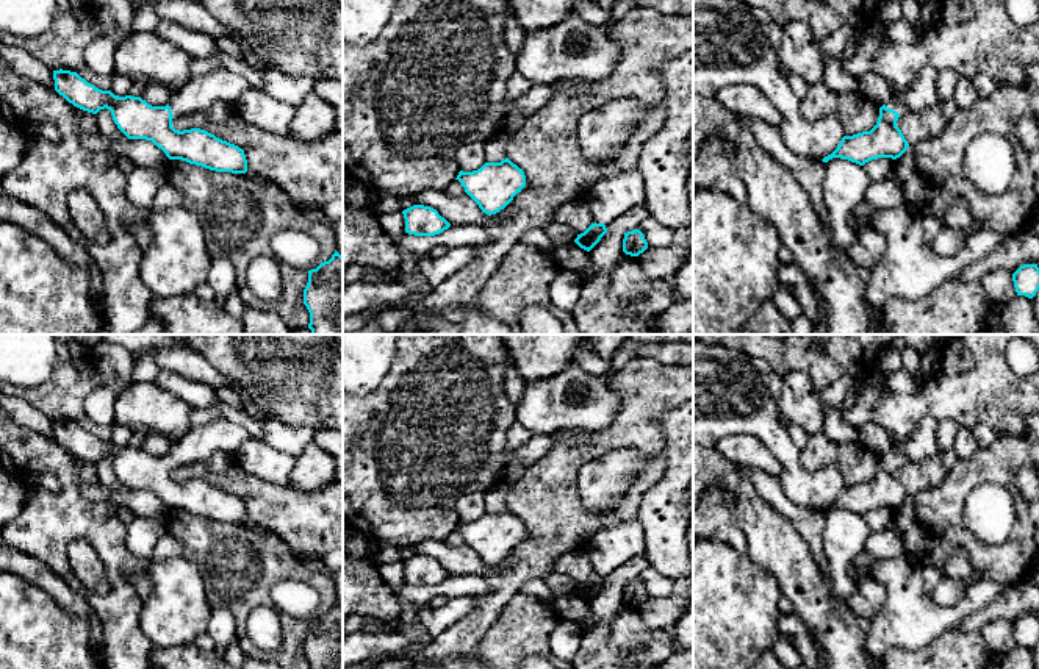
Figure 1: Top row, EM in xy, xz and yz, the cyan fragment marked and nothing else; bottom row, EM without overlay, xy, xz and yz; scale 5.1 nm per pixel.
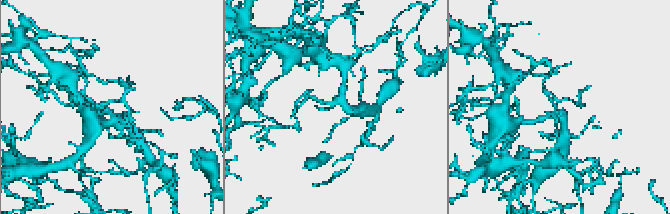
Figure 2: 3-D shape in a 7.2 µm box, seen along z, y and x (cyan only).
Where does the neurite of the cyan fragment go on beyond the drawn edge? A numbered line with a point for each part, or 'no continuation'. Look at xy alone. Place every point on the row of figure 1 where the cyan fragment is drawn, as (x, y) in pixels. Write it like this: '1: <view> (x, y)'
1: xy (201, 93)

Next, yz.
1: yz (894, 103)

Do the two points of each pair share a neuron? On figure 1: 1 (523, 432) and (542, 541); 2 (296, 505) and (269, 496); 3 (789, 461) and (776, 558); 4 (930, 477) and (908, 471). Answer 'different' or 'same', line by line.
1: different
2: same
3: different
4: same

